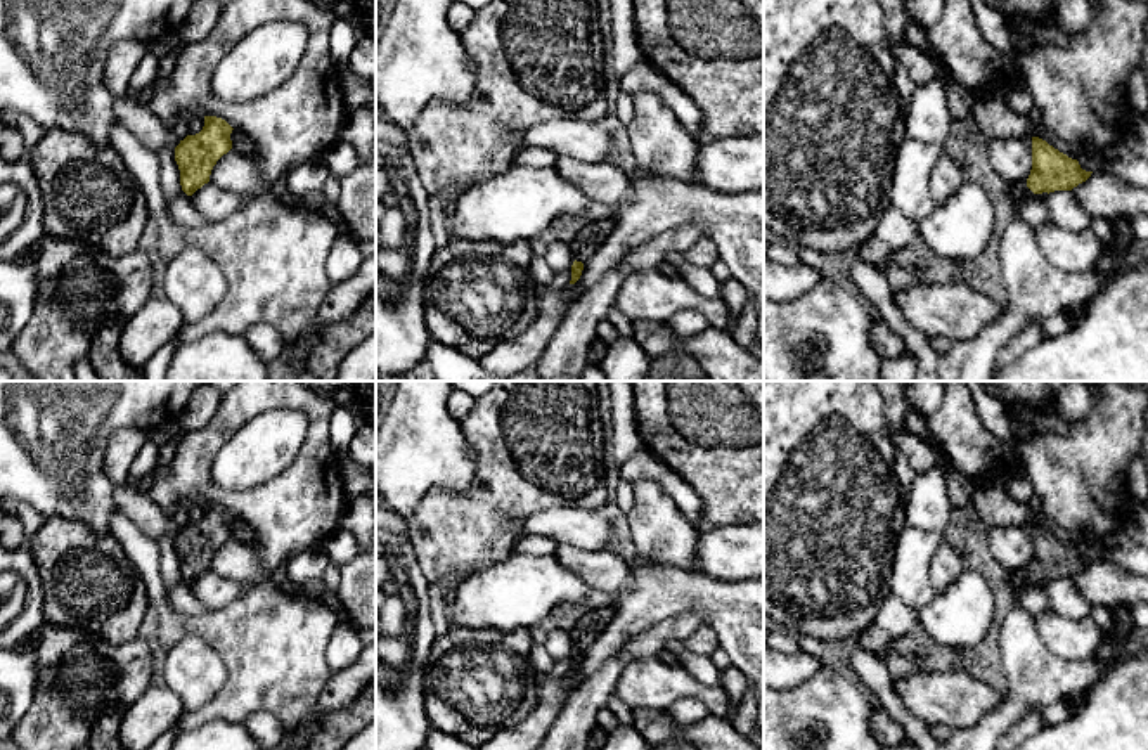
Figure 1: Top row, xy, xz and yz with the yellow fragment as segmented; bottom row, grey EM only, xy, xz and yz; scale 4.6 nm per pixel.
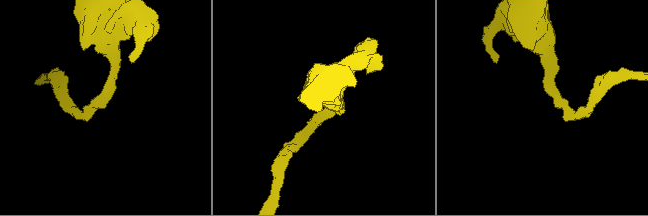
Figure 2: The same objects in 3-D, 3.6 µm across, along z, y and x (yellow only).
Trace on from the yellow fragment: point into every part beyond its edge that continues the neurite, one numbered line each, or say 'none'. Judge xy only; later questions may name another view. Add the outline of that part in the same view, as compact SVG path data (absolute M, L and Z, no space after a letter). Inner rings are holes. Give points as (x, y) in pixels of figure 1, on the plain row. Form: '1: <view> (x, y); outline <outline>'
none

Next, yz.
1: yz (1019, 579); outline M1016 572L1009 575L1013 589L1020 589L1027 582L1027 572Z

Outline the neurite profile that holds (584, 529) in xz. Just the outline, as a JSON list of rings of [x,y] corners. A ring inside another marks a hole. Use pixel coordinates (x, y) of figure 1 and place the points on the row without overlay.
[[[558,504],[523,520],[526,535],[552,539],[582,551],[608,549],[616,539],[616,528],[601,509],[582,509],[573,504]]]

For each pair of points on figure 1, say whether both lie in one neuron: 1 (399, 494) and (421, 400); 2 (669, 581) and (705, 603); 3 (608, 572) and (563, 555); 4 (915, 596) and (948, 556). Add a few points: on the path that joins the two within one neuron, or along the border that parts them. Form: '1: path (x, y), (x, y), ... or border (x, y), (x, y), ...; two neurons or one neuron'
1: path (402, 471), (402, 463), (418, 447), (418, 423); one neuron
2: path (677, 589), (696, 594); one neuron
3: path (598, 568), (574, 560); one neuron
4: border (944, 539), (930, 562), (930, 586), (935, 593); two neurons

